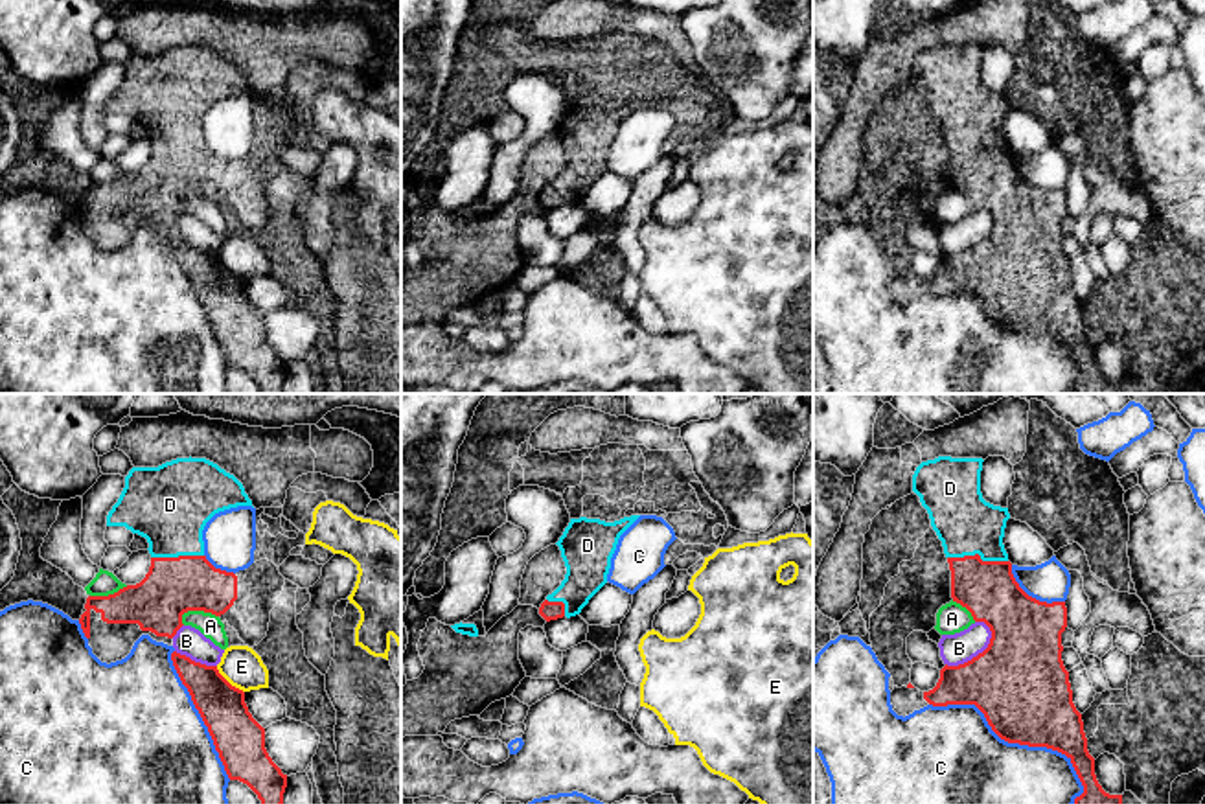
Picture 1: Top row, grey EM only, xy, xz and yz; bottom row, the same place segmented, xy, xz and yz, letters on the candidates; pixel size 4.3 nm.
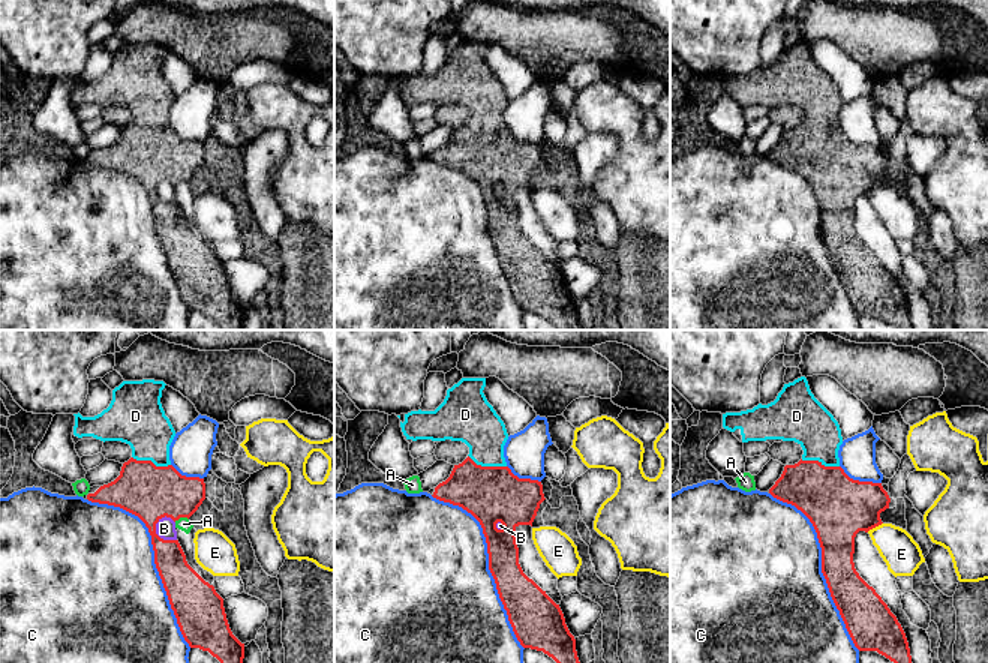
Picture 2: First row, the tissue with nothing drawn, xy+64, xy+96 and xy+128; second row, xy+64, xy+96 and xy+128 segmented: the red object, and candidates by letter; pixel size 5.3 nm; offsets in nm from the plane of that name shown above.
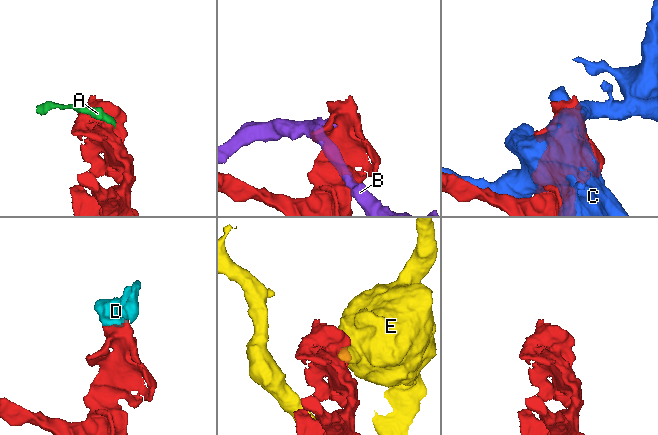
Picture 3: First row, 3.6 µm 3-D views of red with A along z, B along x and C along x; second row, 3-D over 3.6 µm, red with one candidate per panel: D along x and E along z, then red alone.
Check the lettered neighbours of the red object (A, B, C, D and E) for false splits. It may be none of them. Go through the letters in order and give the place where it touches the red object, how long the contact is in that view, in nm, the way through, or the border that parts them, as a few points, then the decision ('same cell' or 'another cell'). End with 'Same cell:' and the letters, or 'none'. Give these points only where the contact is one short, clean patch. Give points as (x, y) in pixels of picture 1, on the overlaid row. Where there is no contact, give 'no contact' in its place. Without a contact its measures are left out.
A: meets red in xy at (195, 609); contact 170 nm long; another cell
B: meets red in yz at (979, 654); contact 260 nm long; another cell
C: meets red in yz at (1012, 742); contact 800 nm long; another cell
D: meets red in yz at (977, 554); contact 260 nm long; same cell
E: meets red in xy at (227, 681); contact 170 nm long; another cell
Same cell: D

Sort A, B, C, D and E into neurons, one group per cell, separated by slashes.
A / B / C / D / E

